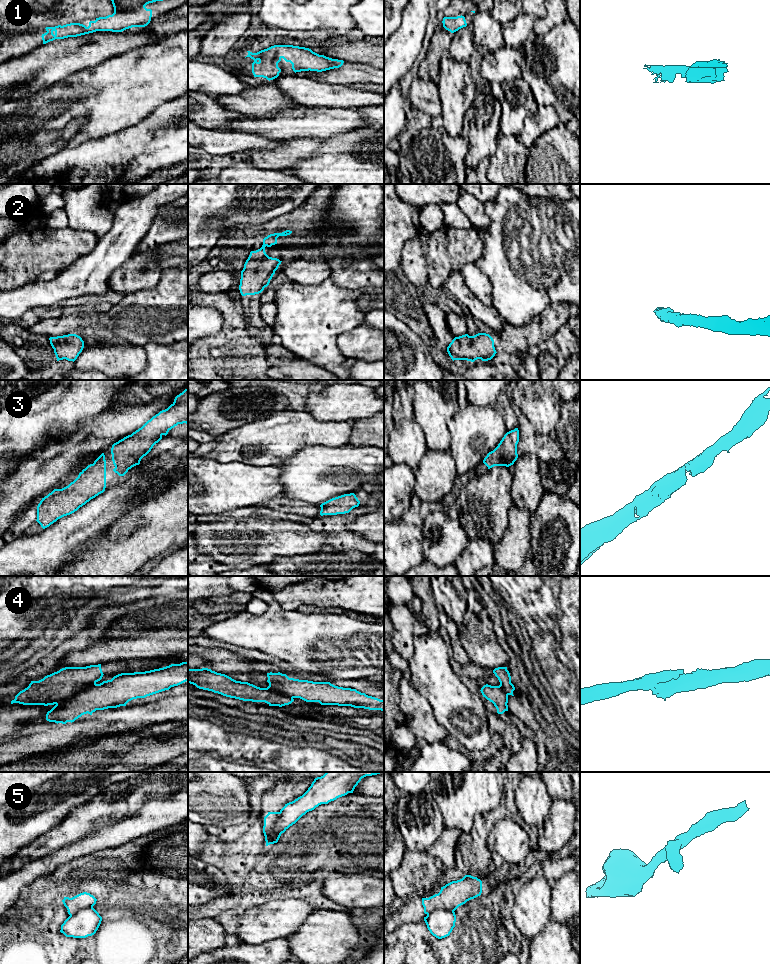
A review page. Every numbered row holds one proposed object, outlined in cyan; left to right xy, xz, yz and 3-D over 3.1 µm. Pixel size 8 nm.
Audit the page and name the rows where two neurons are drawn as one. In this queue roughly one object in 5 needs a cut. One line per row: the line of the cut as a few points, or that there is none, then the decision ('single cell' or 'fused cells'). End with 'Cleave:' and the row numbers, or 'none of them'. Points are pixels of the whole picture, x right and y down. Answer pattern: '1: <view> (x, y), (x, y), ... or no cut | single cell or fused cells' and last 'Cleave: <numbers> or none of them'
1: no cut | single cell
2: no cut | single cell
3: no cut | single cell
4: xy (95, 683), (70, 697), (65, 697), (56, 704) | fused cells
5: xz (279, 812), (279, 817), (274, 824), (274, 835) | fused cells
Cleave: 4, 5

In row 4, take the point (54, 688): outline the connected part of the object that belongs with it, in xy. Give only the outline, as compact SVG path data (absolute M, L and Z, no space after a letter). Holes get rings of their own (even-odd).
M101 664L65 667L39 681L31 681L27 688L15 696L11 704L44 706L58 704L65 698L71 698L85 688L96 684L103 675Z

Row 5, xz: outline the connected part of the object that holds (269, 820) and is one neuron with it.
M268 812L268 814L264 817L264 826L263 833L265 836L265 840L273 841L272 844L277 843L281 834L274 834L274 824L279 818L279 812Z

